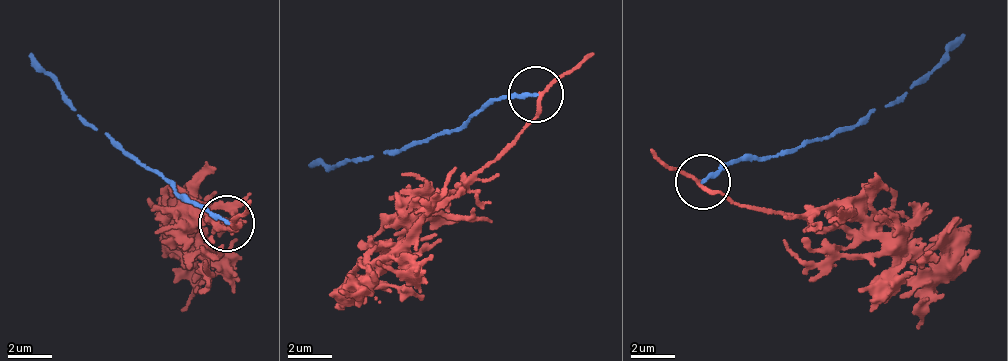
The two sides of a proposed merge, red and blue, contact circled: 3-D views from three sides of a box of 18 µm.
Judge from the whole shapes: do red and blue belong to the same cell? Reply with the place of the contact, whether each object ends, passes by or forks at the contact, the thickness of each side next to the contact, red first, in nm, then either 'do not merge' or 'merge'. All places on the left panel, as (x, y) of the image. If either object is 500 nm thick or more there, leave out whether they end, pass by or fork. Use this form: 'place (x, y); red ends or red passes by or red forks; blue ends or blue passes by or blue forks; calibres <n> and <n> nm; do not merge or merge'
place (227, 223); red passes by; blue ends; calibres 170 and 180 nm; do not merge

